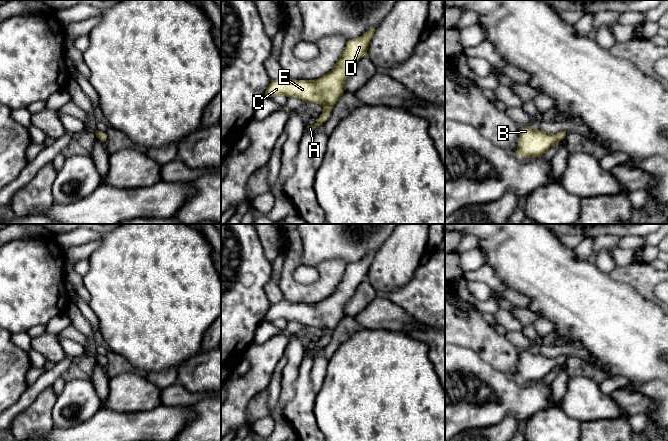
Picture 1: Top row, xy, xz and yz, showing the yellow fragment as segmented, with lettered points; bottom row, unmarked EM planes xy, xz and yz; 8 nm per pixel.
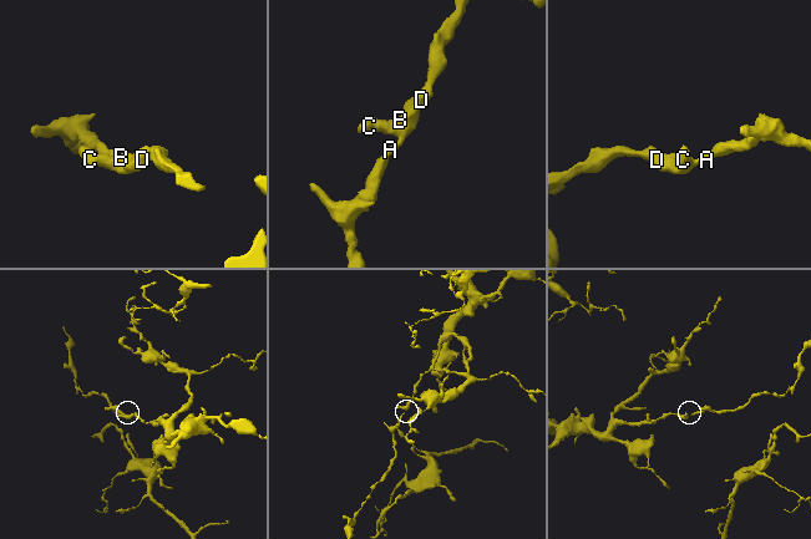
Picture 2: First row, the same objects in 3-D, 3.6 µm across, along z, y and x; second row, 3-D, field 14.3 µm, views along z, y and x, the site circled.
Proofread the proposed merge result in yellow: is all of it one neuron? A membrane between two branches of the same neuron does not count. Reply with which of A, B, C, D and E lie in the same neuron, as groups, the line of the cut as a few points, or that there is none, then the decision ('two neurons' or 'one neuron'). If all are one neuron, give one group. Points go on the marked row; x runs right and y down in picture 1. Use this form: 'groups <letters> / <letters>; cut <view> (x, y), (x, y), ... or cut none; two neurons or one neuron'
groups A B C D E; cut none; one neuron

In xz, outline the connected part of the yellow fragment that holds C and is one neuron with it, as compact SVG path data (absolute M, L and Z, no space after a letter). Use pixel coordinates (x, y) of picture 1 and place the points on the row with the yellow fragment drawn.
M371 28L360 37L349 39L333 69L322 77L314 80L294 80L281 76L271 80L263 96L273 98L283 95L288 98L301 99L306 103L325 105L326 109L323 114L319 114L317 122L307 125L308 130L313 133L314 128L329 119L334 105L346 93L345 80L352 74L357 62L367 56L374 31L375 28Z

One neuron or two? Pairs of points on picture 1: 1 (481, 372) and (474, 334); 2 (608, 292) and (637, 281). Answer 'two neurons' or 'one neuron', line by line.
1: two neurons
2: two neurons

